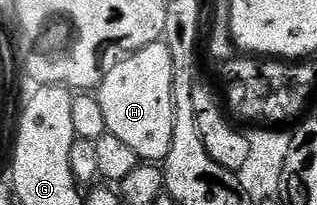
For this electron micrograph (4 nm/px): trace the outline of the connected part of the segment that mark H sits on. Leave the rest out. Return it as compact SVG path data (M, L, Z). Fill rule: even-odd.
M161 40L150 44L141 50L135 50L129 58L123 58L118 65L110 68L108 75L95 91L97 100L102 104L102 117L106 120L106 131L118 136L145 163L163 163L170 152L171 141L174 137L175 100L172 89L175 84L176 62L172 58L172 49L167 41Z

